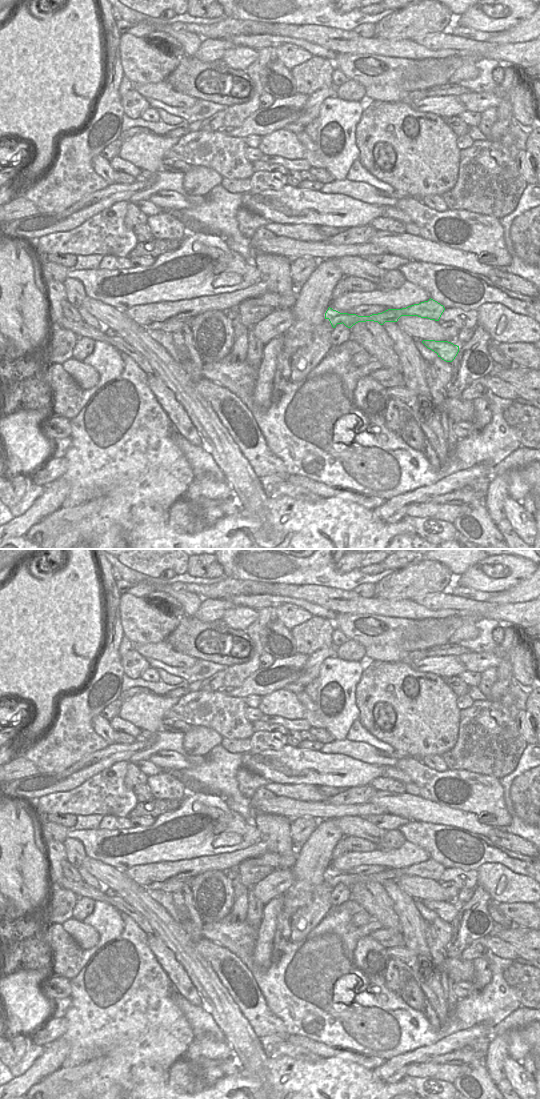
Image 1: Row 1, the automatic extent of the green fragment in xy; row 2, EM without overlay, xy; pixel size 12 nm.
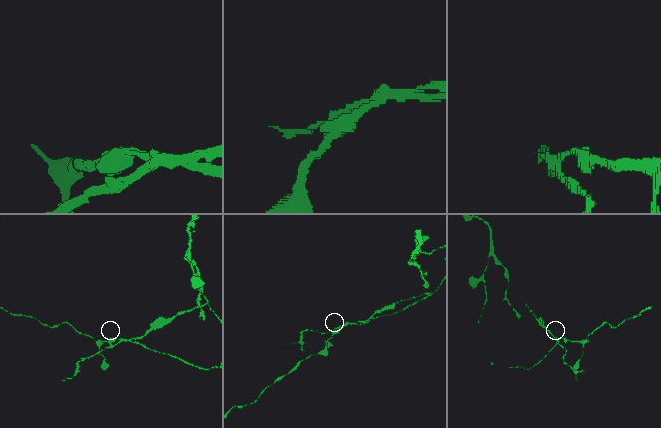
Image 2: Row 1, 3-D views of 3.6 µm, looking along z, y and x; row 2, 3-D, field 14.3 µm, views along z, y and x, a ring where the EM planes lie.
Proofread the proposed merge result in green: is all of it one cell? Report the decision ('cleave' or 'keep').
cleave

